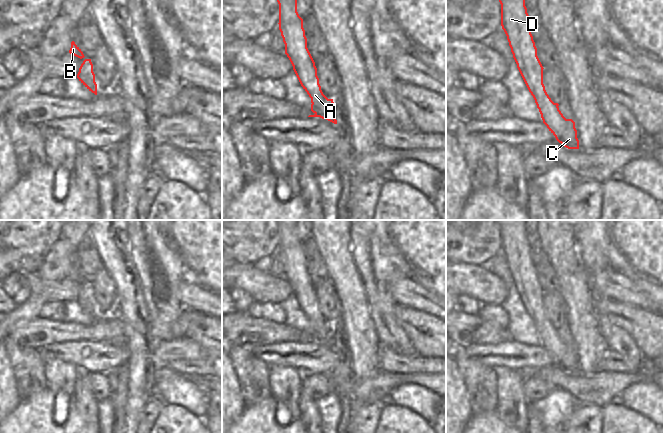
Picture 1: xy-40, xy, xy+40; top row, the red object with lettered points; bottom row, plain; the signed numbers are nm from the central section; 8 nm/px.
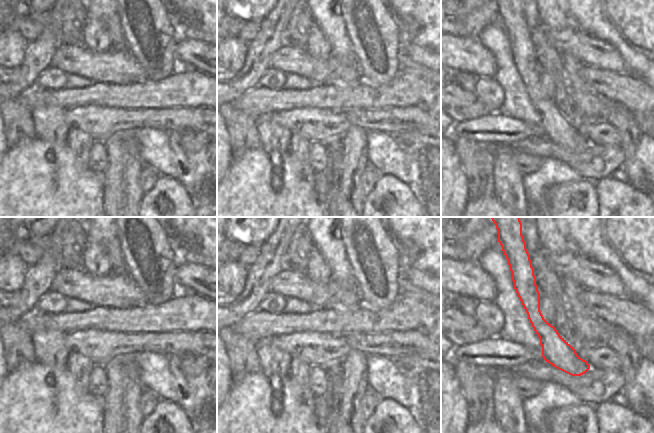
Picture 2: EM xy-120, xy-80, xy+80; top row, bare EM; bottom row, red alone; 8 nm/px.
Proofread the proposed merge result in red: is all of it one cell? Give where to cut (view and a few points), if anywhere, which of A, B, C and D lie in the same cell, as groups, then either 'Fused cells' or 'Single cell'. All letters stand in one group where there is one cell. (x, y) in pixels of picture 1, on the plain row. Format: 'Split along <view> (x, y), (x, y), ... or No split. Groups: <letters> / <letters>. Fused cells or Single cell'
No split. Groups: A B C D. Single cell.

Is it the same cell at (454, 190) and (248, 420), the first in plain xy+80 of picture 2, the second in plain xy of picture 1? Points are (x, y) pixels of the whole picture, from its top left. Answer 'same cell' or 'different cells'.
different cells

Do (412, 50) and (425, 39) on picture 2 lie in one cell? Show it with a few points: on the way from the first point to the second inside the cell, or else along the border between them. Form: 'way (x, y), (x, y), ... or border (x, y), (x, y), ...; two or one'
border (404, 41), (430, 49); two

